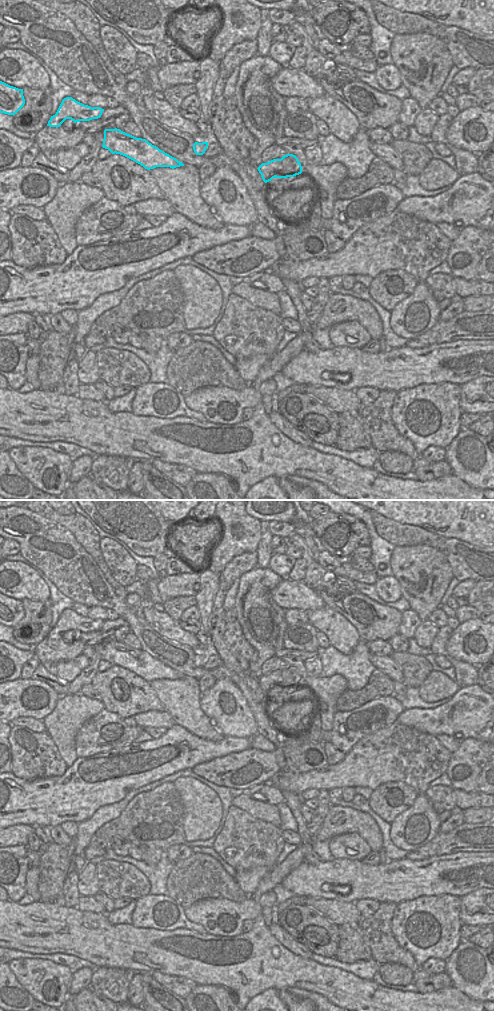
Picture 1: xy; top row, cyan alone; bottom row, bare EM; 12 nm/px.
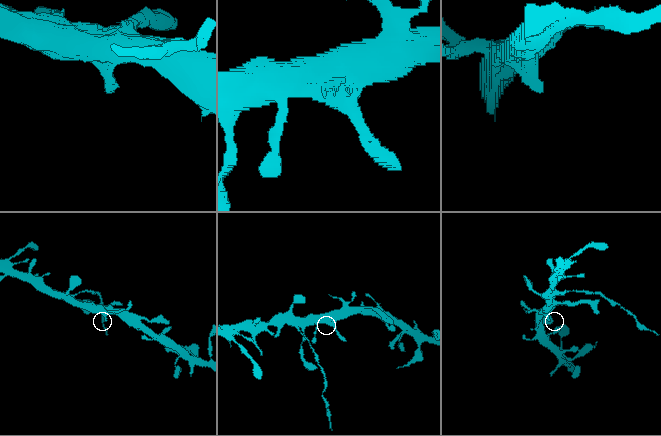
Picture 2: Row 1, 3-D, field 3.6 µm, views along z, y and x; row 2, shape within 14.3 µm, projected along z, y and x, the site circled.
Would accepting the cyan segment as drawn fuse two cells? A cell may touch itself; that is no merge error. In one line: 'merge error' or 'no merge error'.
merge error

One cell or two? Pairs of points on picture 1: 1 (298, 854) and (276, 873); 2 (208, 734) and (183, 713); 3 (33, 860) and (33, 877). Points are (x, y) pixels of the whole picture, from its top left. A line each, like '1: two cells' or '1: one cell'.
1: one cell
2: one cell
3: two cells

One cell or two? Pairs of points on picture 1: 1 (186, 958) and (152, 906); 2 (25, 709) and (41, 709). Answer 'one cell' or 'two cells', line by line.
1: two cells
2: one cell

